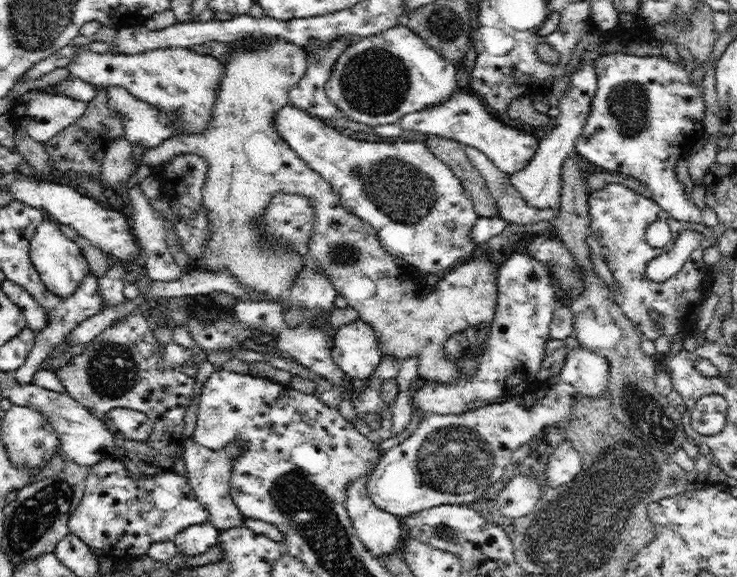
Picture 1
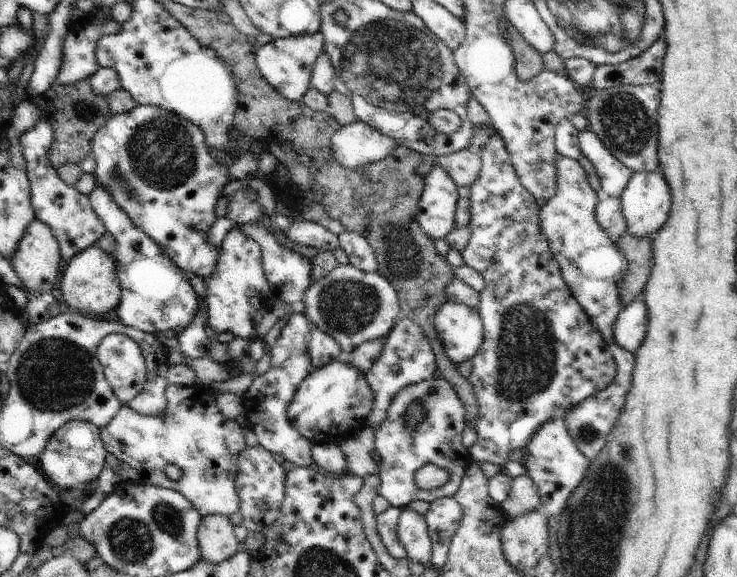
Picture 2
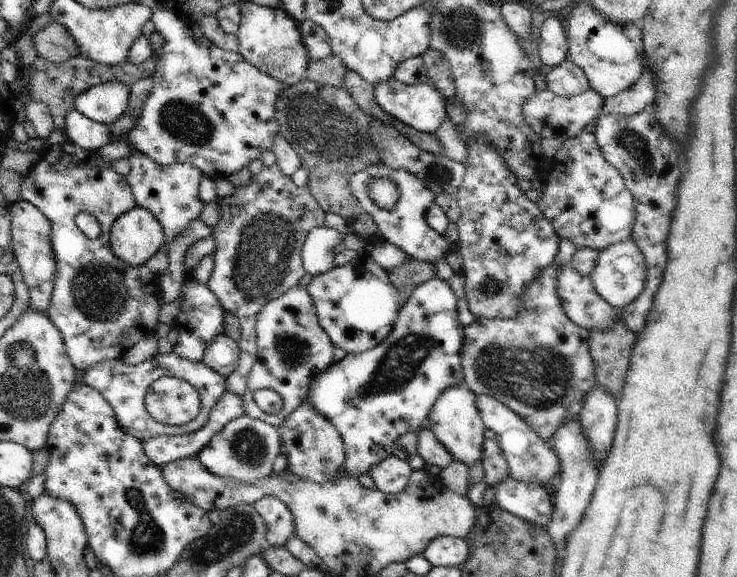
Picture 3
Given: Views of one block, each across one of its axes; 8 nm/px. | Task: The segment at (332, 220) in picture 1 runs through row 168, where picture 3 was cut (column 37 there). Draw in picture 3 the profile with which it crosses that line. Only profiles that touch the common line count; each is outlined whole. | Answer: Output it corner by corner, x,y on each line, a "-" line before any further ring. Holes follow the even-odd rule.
19,199
11,204
12,249
16,262
23,272
24,282
29,286
29,308
47,314
56,276
56,259
51,241
51,222
31,202

